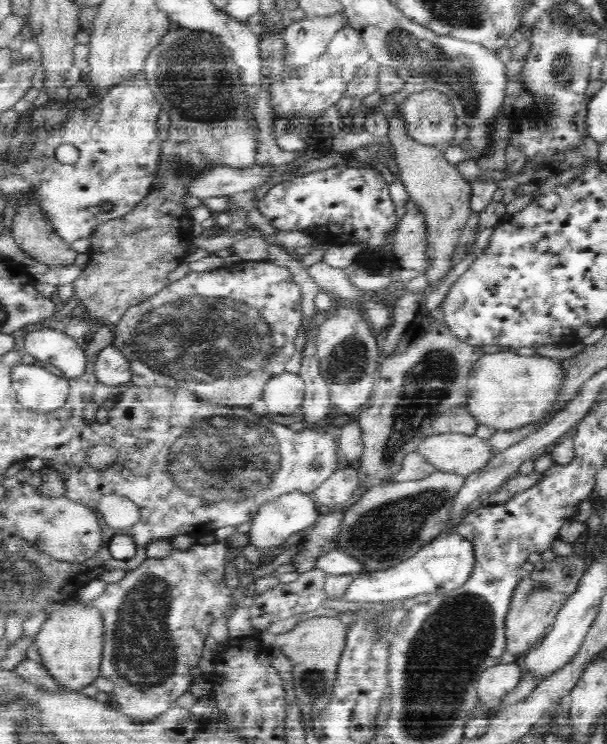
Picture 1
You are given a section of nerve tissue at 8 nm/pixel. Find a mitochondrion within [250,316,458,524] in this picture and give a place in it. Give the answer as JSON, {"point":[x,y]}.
{"point":[347,364]}

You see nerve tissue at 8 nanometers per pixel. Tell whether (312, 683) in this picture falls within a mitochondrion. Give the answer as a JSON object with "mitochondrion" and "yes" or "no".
{"mitochondrion":"yes"}

